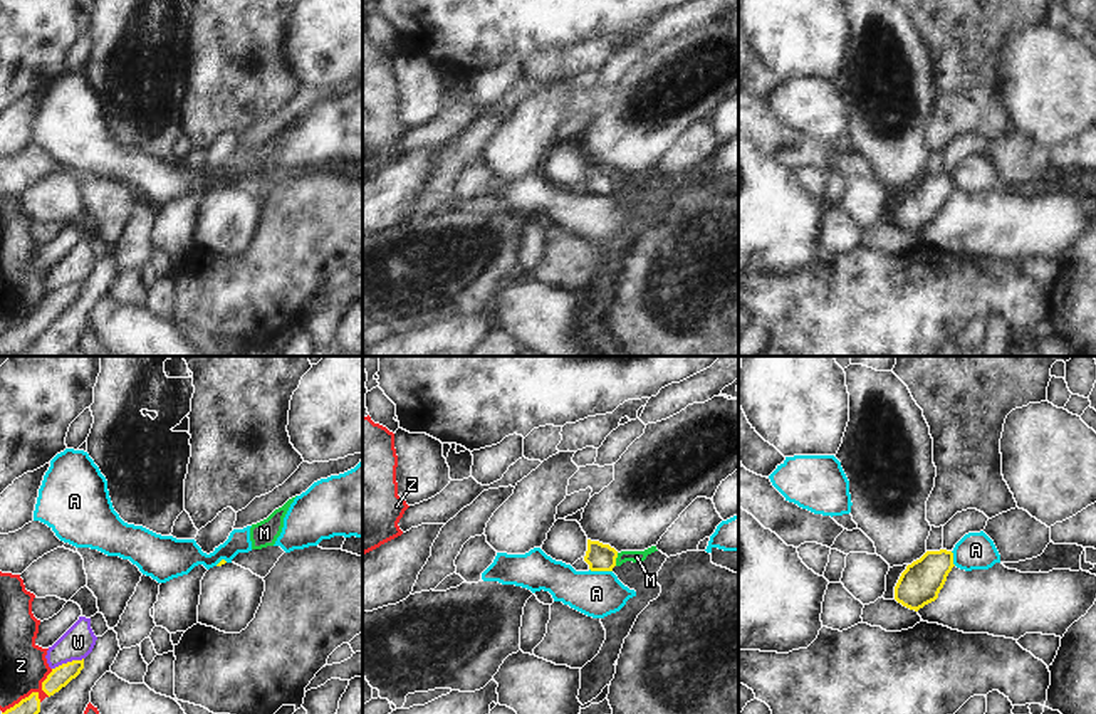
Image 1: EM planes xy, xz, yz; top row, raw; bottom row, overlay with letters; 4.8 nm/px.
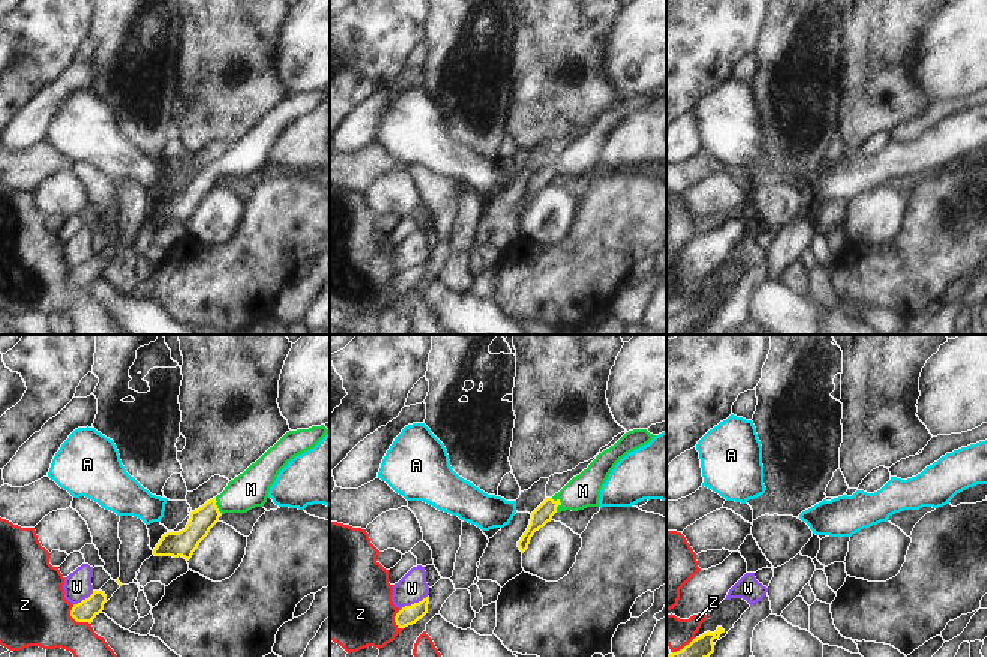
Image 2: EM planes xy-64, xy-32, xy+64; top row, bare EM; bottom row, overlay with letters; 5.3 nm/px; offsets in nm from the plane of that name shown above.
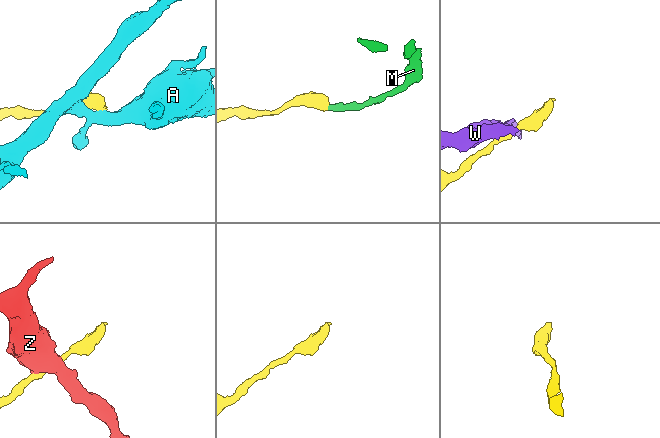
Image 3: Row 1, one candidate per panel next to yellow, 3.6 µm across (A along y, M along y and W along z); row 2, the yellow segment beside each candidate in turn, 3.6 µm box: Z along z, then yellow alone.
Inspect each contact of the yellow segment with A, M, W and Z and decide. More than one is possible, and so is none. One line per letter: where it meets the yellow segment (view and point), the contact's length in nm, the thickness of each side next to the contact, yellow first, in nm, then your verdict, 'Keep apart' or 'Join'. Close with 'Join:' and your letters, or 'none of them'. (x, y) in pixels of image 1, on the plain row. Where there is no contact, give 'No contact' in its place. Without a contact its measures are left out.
A: Touches yellow at xz (601, 194). Shared border 110 nm. Thickness 130 nm (yellow) against 220 nm. Keep apart
M: Touches yellow at xz (615, 183). Shared border 70 nm. Thickness 130 nm (yellow) against 60 nm. Join
W: Touches yellow at xy (67, 286). Shared border 160 nm. Thickness 100 nm (yellow) against 160 nm. Keep apart
Z: Touches yellow at xy (22, 323). Shared border 200 nm. Thickness 120 nm (yellow) against 220 nm. Keep apart
Join: M

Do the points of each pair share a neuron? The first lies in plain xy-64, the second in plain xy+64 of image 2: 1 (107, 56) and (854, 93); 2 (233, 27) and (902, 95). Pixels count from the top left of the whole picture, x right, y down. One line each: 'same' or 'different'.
1: different
2: same

